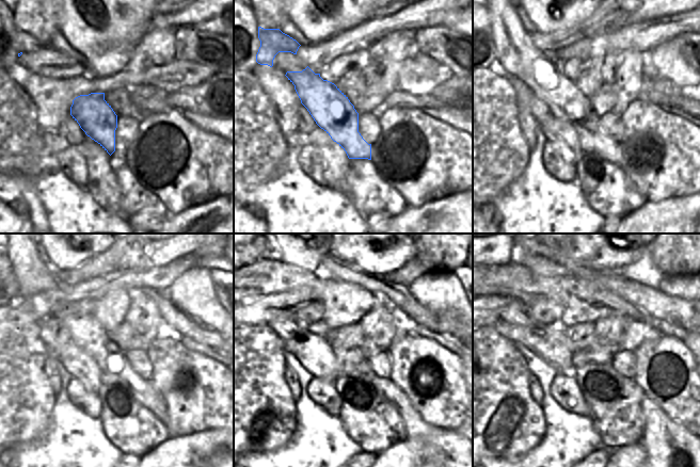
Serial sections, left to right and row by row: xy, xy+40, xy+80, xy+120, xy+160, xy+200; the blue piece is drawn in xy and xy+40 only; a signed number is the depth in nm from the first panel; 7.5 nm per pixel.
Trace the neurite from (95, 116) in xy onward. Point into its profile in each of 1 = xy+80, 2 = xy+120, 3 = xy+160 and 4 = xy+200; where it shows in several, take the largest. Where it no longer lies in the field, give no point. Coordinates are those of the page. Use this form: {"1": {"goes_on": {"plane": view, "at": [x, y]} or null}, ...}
{"1": {"goes_on": {"plane": "xy+80", "at": [518, 53]}}, "2": {"goes_on": {"plane": "xy+120", "at": [33, 278]}}, "3": {"goes_on": {"plane": "xy+160", "at": [441, 450]}}, "4": {"goes_on": {"plane": "xy+200", "at": [671, 450]}}}

